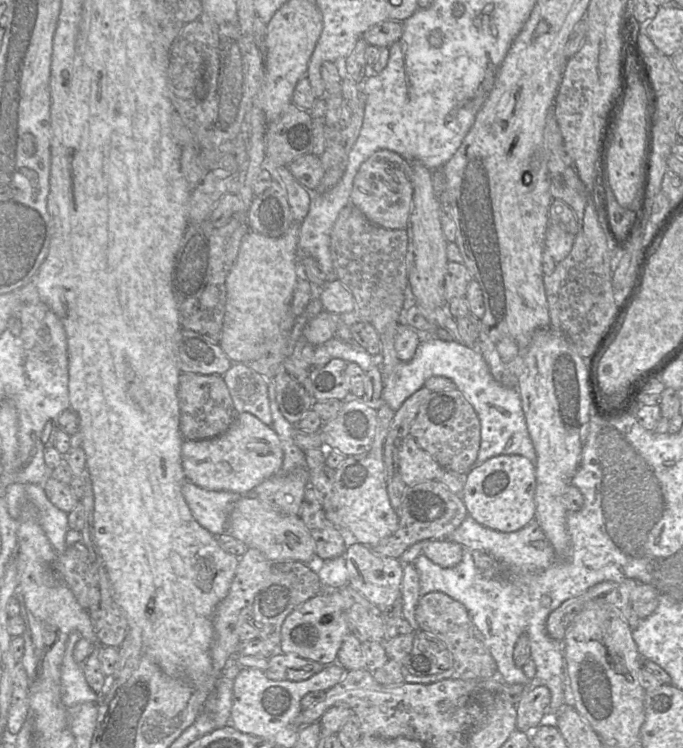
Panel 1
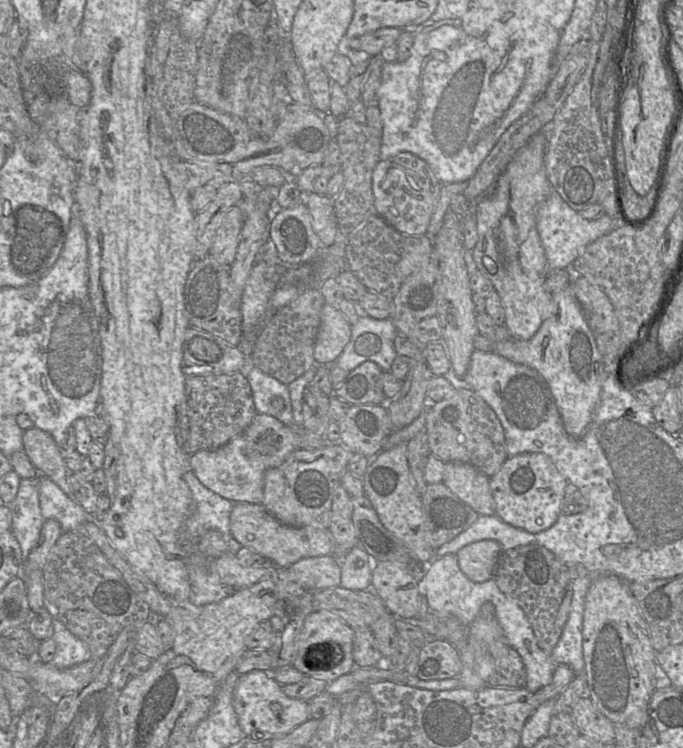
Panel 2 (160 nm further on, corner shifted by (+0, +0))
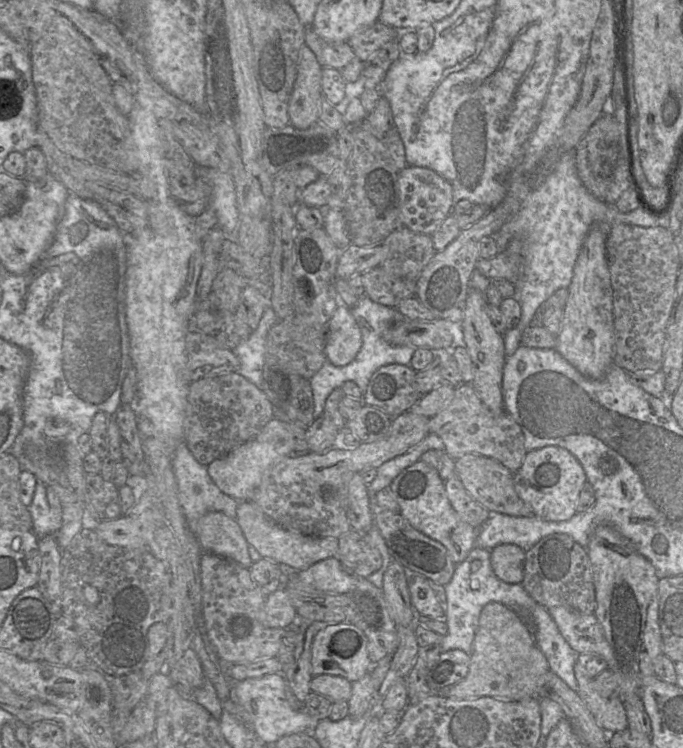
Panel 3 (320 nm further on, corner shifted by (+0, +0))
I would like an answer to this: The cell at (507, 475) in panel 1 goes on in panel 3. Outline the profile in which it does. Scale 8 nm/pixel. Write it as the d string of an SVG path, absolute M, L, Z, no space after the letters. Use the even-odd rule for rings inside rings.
M547 446L528 452L521 468L514 473L518 496L531 508L535 517L562 522L576 512L577 501L587 477L581 463L566 449Z

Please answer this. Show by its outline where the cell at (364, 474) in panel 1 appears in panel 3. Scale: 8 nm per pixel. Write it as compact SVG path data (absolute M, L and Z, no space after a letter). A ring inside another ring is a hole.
M418 461L404 469L392 482L390 489L399 505L399 513L410 525L445 546L455 564L464 562L474 549L479 527L461 521L446 494L444 480L436 468Z

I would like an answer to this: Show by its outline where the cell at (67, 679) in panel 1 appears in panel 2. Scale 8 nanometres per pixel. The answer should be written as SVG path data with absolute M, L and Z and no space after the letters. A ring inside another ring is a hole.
M54 618L51 639L55 642L55 656L51 664L57 668L68 669L93 658L87 645Z

